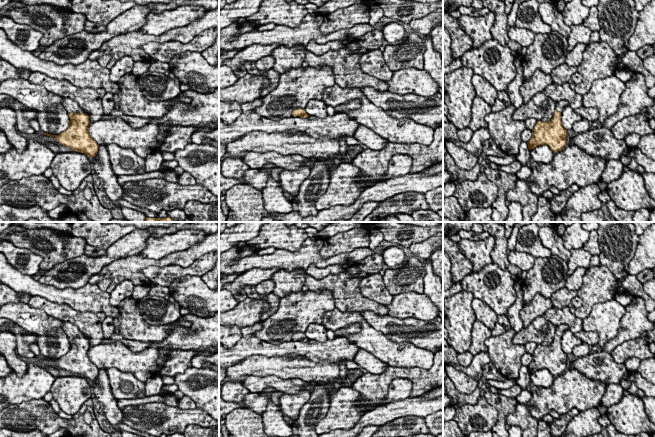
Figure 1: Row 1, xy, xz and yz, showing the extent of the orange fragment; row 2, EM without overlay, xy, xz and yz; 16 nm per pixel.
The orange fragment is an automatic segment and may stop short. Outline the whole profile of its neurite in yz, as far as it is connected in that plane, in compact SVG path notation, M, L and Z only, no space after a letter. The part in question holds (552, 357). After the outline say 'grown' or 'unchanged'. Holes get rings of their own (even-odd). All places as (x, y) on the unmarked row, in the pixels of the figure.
M561 324L556 327L556 334L550 345L537 345L532 361L527 366L529 374L540 369L548 369L553 376L559 376L567 367L568 355L563 351L561 345L561 336L569 327Z; grown

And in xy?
M63 322L62 329L70 342L69 351L58 359L48 357L44 359L55 361L61 369L73 375L84 377L91 382L95 381L99 369L88 356L89 340L83 336L77 326L71 323Z; grown

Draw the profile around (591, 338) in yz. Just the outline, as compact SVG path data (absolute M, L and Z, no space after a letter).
M583 329L575 332L574 335L579 338L583 343L587 343L590 347L598 344L600 338L597 332L586 332Z

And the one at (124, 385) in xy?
M116 368L107 370L111 390L117 401L138 398L138 393L145 394L145 382L138 380L130 372L121 372Z

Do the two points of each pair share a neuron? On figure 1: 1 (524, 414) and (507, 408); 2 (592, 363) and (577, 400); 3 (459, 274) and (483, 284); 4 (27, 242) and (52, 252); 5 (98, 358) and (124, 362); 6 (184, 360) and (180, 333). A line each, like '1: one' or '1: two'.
1: two
2: two
3: two
4: one
5: one
6: two

